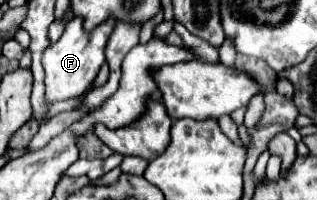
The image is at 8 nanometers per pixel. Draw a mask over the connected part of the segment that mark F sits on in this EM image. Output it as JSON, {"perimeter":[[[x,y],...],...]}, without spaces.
{"perimeter":[[[80,17],[66,23],[64,35],[56,43],[52,43],[44,51],[44,57],[42,57],[42,65],[46,71],[46,101],[48,103],[62,101],[68,97],[78,97],[92,85],[92,81],[98,75],[98,69],[106,61],[104,45],[108,43],[108,37],[112,35],[112,29],[116,23],[118,23],[116,17],[110,17],[108,21],[92,29],[92,33],[84,29],[84,23],[80,21]]]}

